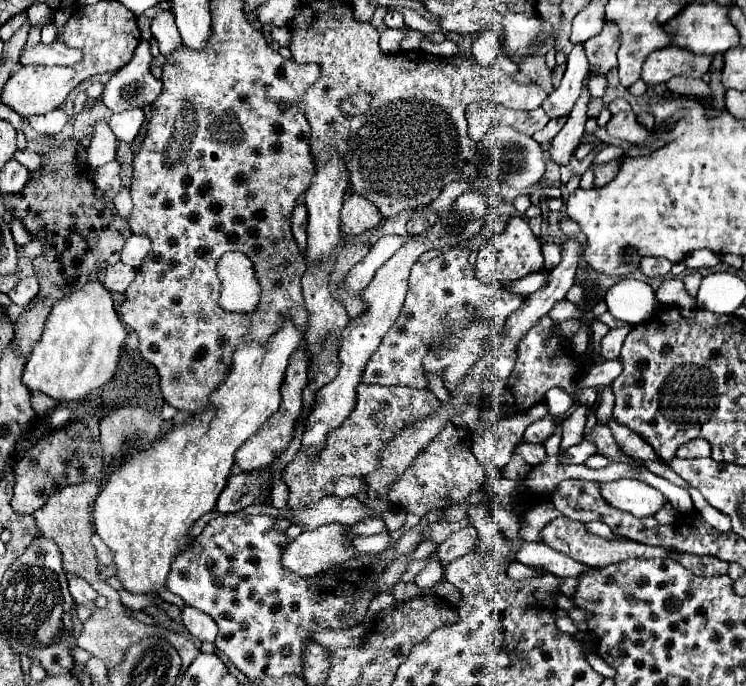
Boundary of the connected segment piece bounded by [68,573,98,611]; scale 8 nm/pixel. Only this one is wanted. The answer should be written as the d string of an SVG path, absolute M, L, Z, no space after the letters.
M68 573L68 585L70 585L70 593L74 597L76 603L84 603L88 605L92 611L96 611L96 597L98 593L88 585L88 581L84 581L82 577L78 577L76 573Z

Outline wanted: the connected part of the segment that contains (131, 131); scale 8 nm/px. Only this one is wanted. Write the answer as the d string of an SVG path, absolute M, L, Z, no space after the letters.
M128 109L128 111L114 113L108 121L114 135L126 143L134 141L134 137L140 133L142 123L144 123L144 111L142 109Z

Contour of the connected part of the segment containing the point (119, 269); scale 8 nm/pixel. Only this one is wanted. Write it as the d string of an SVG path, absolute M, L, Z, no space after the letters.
M116 263L116 265L112 265L112 267L106 269L104 287L106 287L108 291L124 293L134 275L136 275L136 269L128 267L128 265L124 265L124 263Z

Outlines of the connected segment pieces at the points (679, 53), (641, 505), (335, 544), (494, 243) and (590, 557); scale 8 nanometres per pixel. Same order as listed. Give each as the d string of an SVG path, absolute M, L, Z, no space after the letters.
M670 45L646 57L644 67L642 67L642 79L648 85L664 83L674 75L700 79L708 71L710 61L712 57L698 57L698 55L688 53L686 49Z
M618 479L612 483L602 483L602 497L616 509L634 515L636 519L654 517L666 499L654 487L636 479Z
M330 523L330 525L322 525L316 531L304 531L300 533L292 543L286 545L284 553L282 553L282 567L298 577L316 577L328 569L336 569L340 565L344 565L348 559L352 559L354 555L354 547L346 547L346 533L344 533L344 525L340 523Z
M510 217L504 231L478 249L476 277L488 279L490 285L500 285L504 281L514 281L514 279L520 279L528 273L542 271L542 267L544 267L544 257L540 251L540 241L532 233L528 221L524 217Z
M558 517L558 519L550 521L540 531L540 543L544 543L584 565L612 565L612 561L624 561L628 557L668 557L668 551L664 547L650 547L650 545L642 545L642 543L634 543L634 541L608 541L608 539L588 535L584 523L578 523L578 521L566 519L566 517Z

